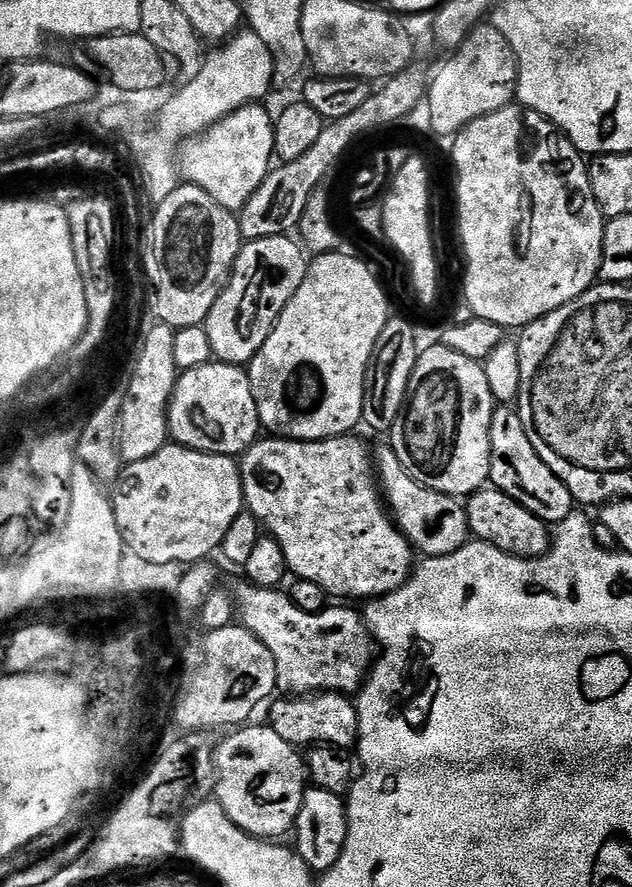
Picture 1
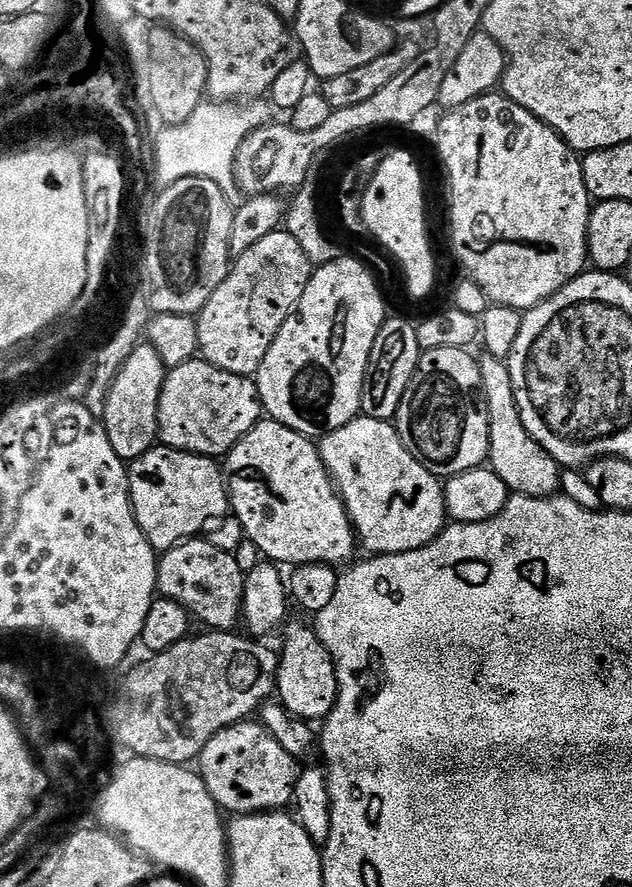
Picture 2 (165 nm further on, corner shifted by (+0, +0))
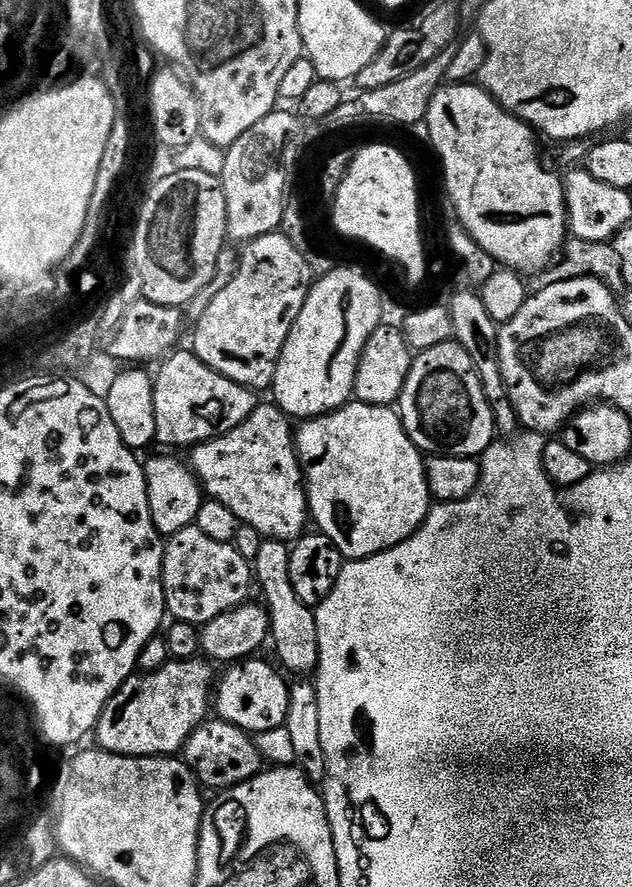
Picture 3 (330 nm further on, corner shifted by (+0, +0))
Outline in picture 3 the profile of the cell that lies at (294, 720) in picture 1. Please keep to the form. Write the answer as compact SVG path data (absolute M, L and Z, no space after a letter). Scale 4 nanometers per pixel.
M265 539L264 544L256 552L256 560L254 556L254 580L258 585L258 592L262 597L263 603L268 610L268 621L272 627L270 633L271 643L276 643L276 656L280 659L279 667L285 673L293 672L294 677L304 678L309 674L315 673L316 665L320 663L320 651L318 650L318 626L316 625L316 614L313 609L306 607L298 598L298 594L294 594L294 586L290 583L290 548L285 541Z

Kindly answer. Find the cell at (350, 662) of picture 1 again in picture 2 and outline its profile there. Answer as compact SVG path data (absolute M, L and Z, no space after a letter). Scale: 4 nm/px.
M193 538L175 544L167 552L159 557L156 569L156 586L159 595L165 600L178 602L182 607L188 609L193 617L196 616L202 623L208 624L209 629L221 632L233 631L241 623L240 607L244 597L244 574L238 568L233 553L226 550L218 550L212 546L205 538Z

